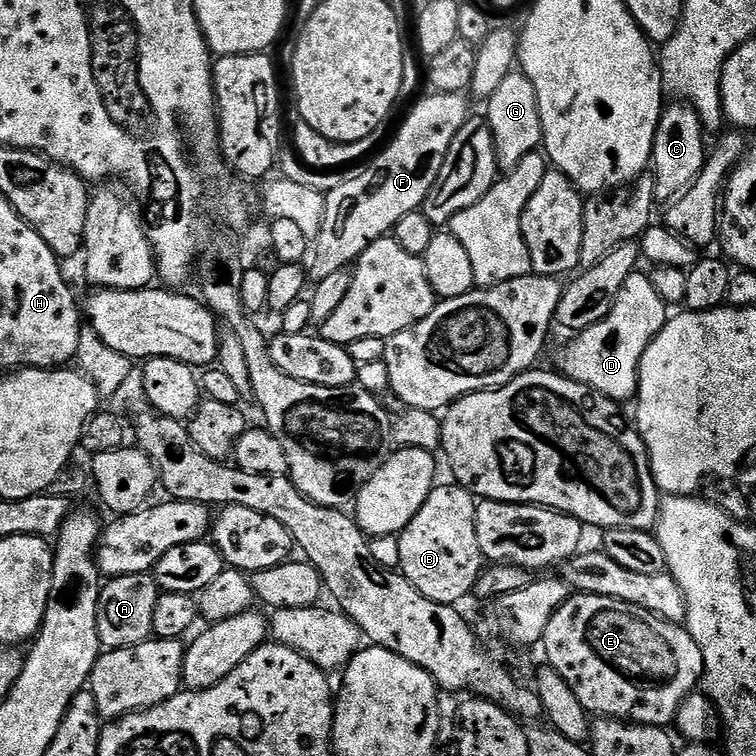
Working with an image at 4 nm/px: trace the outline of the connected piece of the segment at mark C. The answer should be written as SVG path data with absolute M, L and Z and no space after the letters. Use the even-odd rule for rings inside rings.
M672 102L660 114L658 130L654 134L651 167L656 178L656 199L660 202L671 202L685 192L698 178L704 169L706 147L704 139L706 133L698 114L687 103ZM676 103L676 104L672 104Z

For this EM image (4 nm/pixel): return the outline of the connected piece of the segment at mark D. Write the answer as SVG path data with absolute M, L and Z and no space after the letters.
M643 270L632 272L622 290L618 290L618 298L614 298L610 314L606 314L602 322L594 322L594 326L584 328L571 337L572 341L564 352L563 375L595 392L601 392L609 400L631 401L640 387L642 358L652 339L662 331L669 319L669 305L665 304L658 290L654 290L651 275Z

